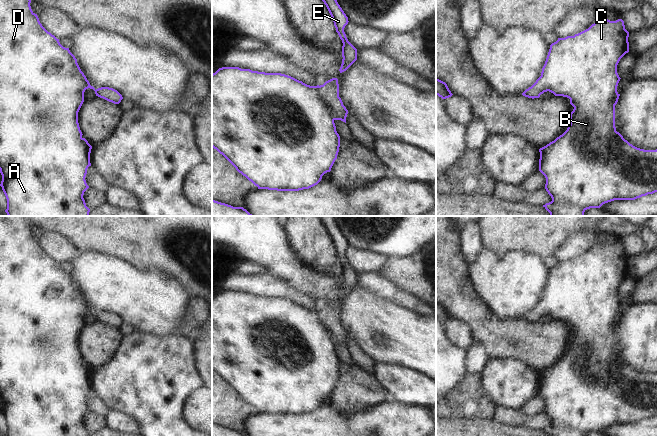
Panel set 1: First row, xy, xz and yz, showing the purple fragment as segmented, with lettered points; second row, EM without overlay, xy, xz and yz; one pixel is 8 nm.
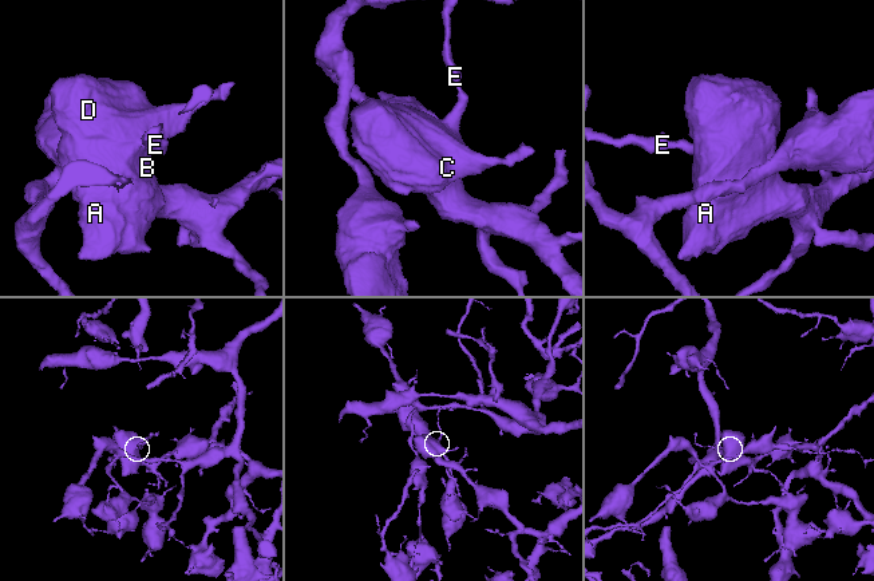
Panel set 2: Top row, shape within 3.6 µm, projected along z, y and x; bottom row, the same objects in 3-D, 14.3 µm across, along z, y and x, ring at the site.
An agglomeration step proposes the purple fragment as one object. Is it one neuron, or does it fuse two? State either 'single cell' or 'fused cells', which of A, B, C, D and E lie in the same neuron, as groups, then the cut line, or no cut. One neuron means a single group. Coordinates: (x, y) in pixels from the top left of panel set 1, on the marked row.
single cell | A B C D E | no cut

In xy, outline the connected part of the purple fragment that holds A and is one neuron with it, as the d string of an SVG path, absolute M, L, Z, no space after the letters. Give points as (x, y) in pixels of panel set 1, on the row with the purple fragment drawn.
M0 0L0 173L2 175L0 186L7 199L5 212L8 216L89 216L90 209L86 206L83 195L89 188L85 177L88 167L91 166L92 146L82 137L83 134L78 123L78 112L84 102L84 92L88 88L93 89L96 96L114 104L119 104L123 97L113 88L95 89L90 85L75 56L69 48L63 47L59 39L42 26L37 14L32 11L30 3L31 0Z

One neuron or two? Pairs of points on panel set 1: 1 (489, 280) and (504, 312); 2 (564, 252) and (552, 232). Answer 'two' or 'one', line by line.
1: one
2: two

